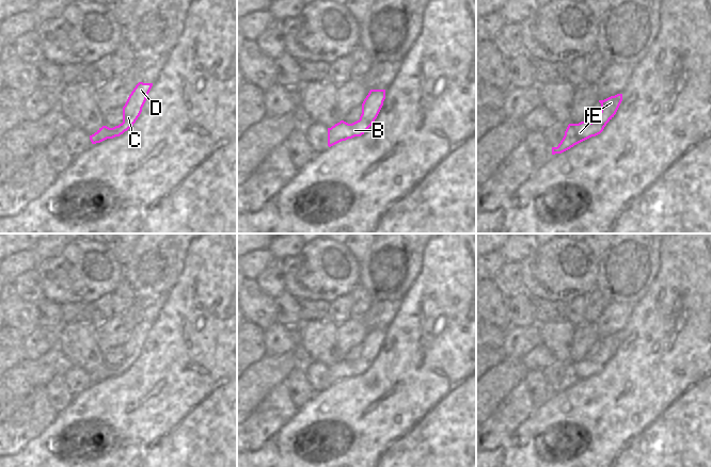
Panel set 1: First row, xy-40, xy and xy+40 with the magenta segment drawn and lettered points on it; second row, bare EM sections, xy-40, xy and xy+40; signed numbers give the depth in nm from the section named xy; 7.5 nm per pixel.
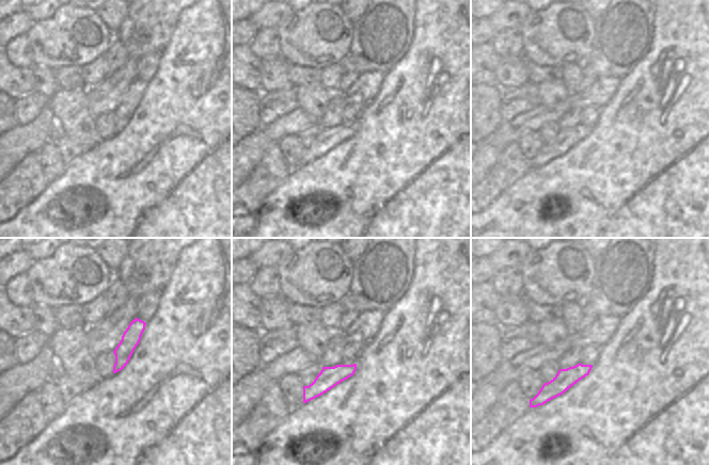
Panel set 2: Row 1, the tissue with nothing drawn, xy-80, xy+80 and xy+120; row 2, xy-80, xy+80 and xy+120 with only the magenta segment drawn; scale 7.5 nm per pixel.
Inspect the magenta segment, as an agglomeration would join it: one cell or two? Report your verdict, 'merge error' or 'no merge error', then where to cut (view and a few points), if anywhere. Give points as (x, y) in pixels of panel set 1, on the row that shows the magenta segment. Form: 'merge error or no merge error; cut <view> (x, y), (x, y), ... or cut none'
no merge error; cut none

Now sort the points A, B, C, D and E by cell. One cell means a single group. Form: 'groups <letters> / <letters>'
groups A B C D E

